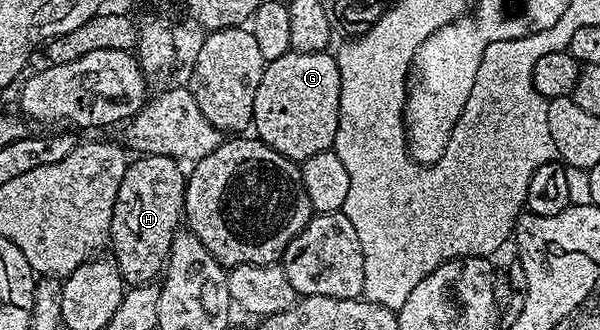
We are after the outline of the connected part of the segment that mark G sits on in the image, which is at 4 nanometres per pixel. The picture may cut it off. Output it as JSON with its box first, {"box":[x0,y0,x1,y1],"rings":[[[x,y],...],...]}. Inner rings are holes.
{"box":[252,51,339,163],"rings":[[[290,51],[266,64],[263,79],[259,79],[259,91],[255,91],[252,124],[256,136],[262,143],[279,151],[279,155],[300,163],[306,161],[311,155],[319,155],[319,151],[332,149],[338,127],[339,67],[337,58],[332,52],[295,53]]]}

